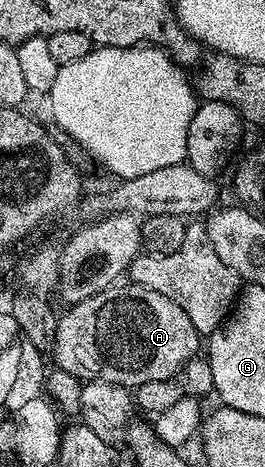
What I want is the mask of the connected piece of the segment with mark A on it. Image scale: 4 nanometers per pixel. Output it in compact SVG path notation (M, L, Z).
M113 285L104 292L81 303L73 303L68 312L56 321L56 336L50 348L50 356L59 370L70 373L81 381L100 380L116 383L120 387L135 389L150 381L166 381L174 377L191 359L197 358L202 347L202 336L190 325L190 317L162 293L154 293L145 287Z

